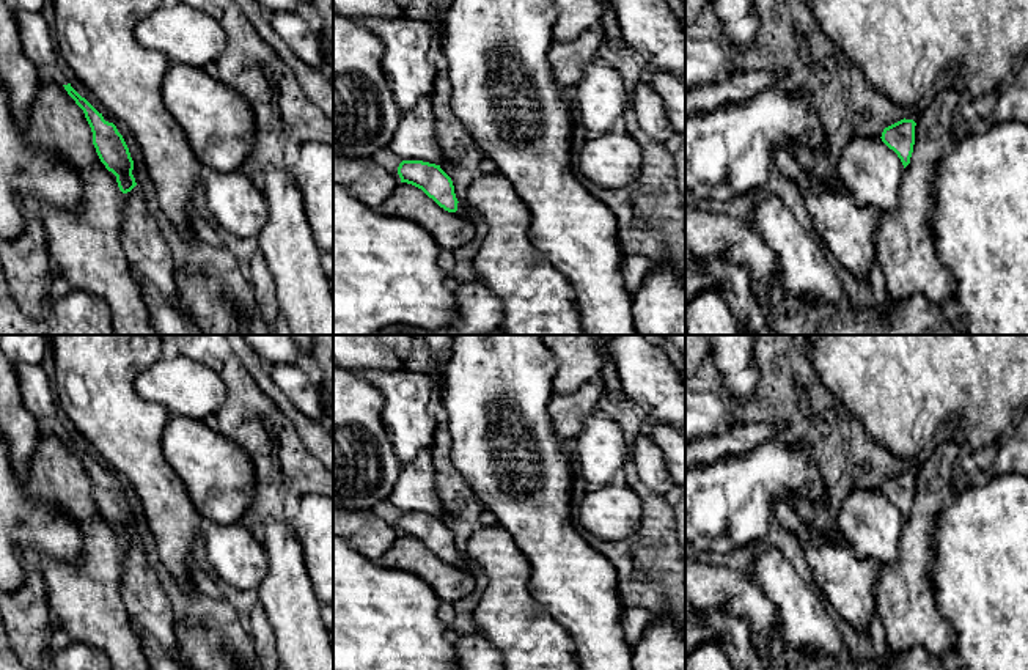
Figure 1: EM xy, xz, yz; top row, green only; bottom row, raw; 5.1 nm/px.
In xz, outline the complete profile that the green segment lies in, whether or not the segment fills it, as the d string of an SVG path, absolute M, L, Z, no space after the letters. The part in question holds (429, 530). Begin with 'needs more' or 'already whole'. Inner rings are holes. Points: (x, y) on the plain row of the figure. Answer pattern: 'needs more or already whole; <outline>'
needs more; M402 513L398 519L398 527L401 535L421 541L445 563L456 565L461 569L476 566L468 555L461 555L456 550L453 533L440 517L423 513Z

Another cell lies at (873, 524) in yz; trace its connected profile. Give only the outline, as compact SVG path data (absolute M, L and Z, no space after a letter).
M857 483L843 502L836 524L857 557L888 568L898 563L904 517L882 491Z

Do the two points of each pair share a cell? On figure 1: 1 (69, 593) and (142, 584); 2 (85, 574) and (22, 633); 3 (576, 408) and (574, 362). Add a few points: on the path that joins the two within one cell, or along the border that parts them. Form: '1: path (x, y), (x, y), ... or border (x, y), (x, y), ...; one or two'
1: border (124, 551), (121, 600), (131, 623); two
2: border (41, 570), (49, 609), (60, 623); two
3: path (576, 397), (576, 373); one

